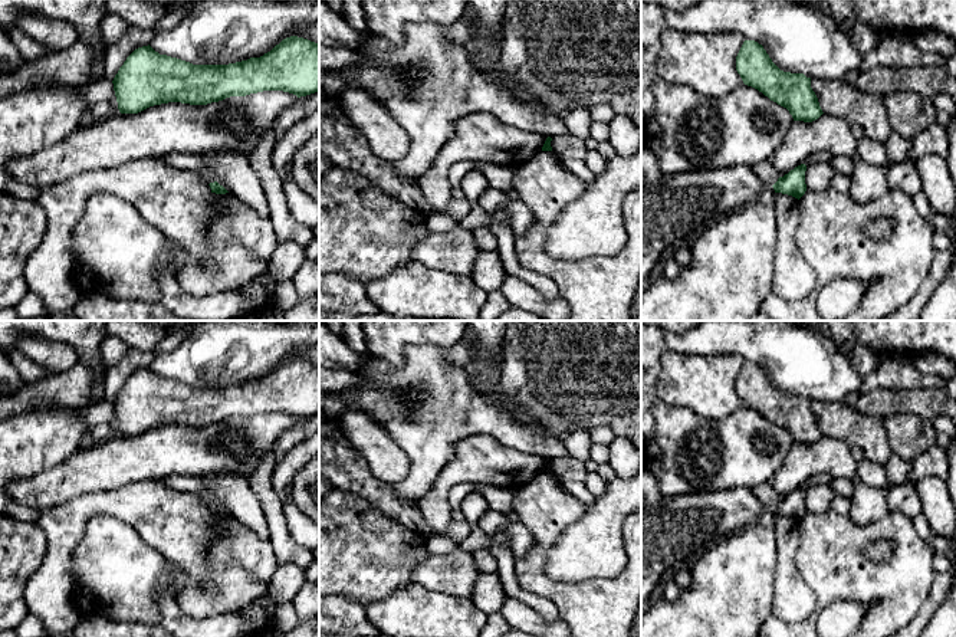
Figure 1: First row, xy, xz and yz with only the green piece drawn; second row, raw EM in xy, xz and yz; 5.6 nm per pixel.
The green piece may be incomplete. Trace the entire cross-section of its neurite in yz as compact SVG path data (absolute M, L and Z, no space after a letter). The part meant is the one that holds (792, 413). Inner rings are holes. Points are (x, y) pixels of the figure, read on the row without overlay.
M755 362L743 364L736 378L736 393L745 407L786 430L794 443L812 444L824 436L811 410L811 400L781 393Z

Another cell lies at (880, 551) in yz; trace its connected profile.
M878 539L863 549L863 555L874 562L886 562L890 559L894 544L887 539Z

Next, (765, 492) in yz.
M772 480L765 482L753 487L752 490L765 508L773 508L778 503L778 493L775 490Z

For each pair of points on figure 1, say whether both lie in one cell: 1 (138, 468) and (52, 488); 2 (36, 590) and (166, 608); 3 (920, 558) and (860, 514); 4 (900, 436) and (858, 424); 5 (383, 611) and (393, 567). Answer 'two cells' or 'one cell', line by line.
1: one cell
2: two cells
3: two cells
4: two cells
5: two cells

